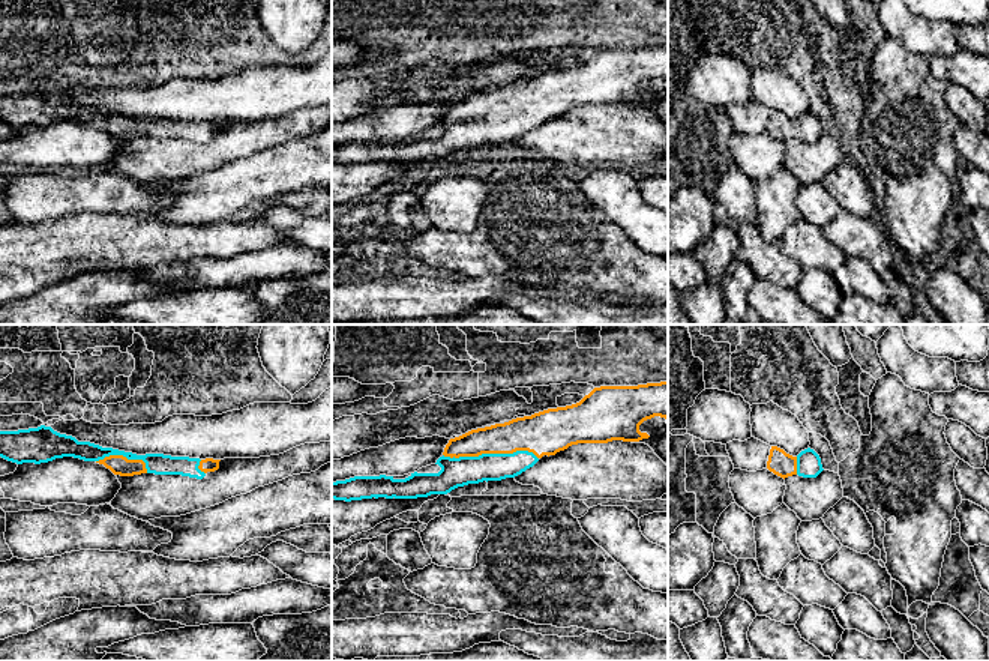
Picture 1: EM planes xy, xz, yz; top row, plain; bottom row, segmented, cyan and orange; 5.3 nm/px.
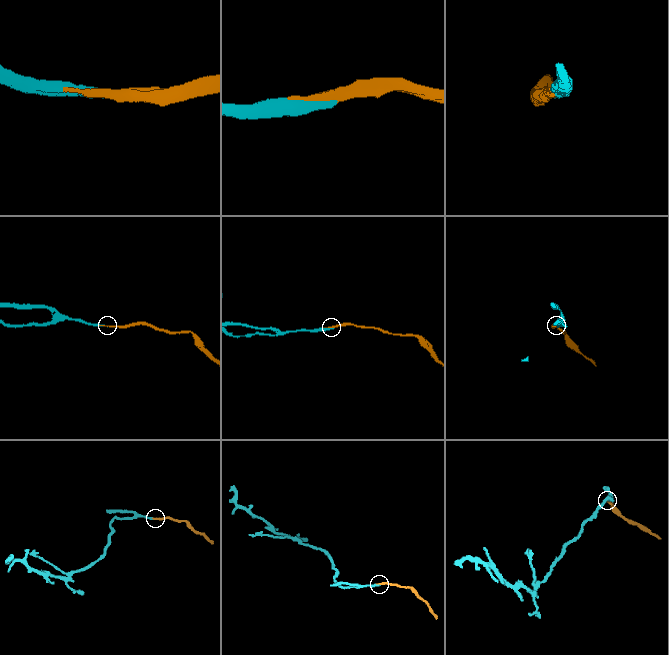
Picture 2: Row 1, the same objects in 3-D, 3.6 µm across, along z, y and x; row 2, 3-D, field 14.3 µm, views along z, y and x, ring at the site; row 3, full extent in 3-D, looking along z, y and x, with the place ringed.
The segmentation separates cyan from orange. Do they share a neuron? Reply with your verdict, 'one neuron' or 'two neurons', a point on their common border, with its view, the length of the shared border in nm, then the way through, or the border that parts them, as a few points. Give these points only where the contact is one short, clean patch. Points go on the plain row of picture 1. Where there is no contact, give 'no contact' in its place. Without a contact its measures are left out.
one neuron; meets cyan in xz at (491, 117); contact 500 nm long

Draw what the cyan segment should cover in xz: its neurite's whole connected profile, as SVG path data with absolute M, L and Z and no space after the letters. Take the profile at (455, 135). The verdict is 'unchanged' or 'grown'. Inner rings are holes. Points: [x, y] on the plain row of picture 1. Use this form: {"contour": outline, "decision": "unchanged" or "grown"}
{"contour": "M668 45L594 51L576 68L548 72L504 87L471 93L450 102L443 119L435 126L441 131L438 137L414 135L405 143L395 143L386 138L354 140L332 146L332 162L345 165L372 161L417 162L431 158L447 158L468 147L515 141L533 131L543 119L555 119L572 108L648 102L647 96L639 95L639 89L654 80L665 81L668 87Z", "decision": "grown"}

